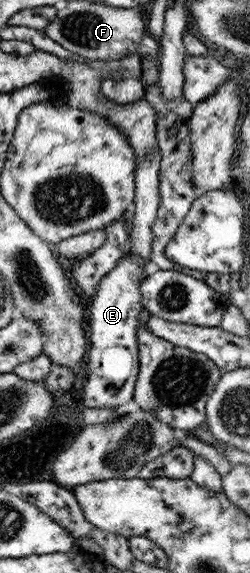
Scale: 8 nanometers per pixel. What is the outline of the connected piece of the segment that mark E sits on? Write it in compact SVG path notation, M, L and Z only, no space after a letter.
M123 255L116 265L97 284L91 302L89 326L89 352L87 352L87 379L81 396L85 409L119 407L132 400L138 371L137 327L141 294L139 284L146 272L144 262L133 255Z

